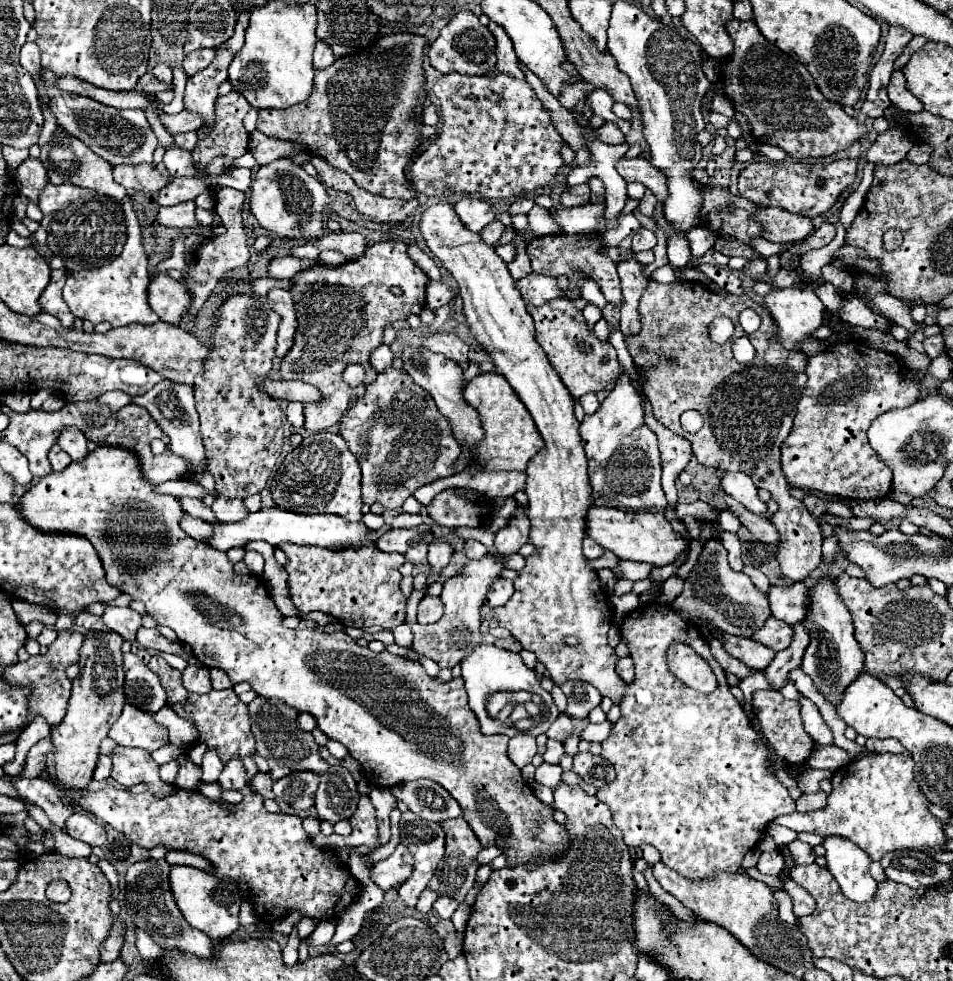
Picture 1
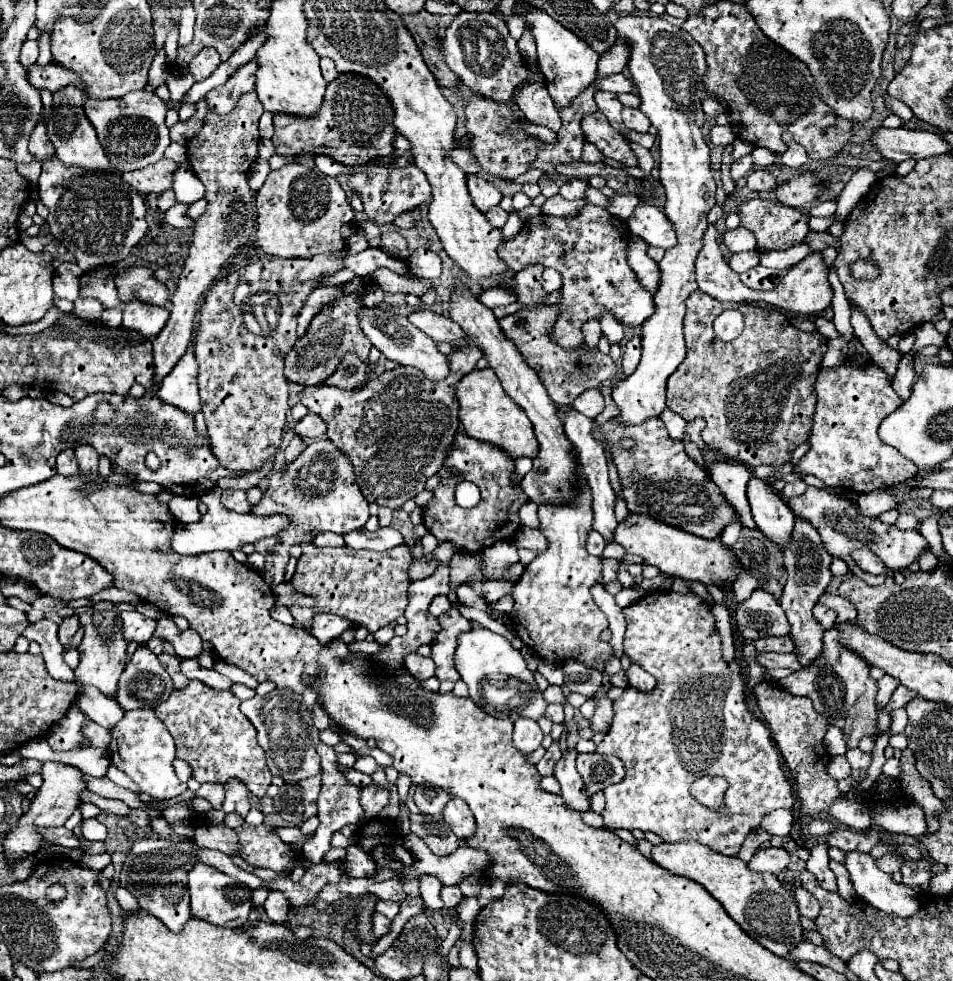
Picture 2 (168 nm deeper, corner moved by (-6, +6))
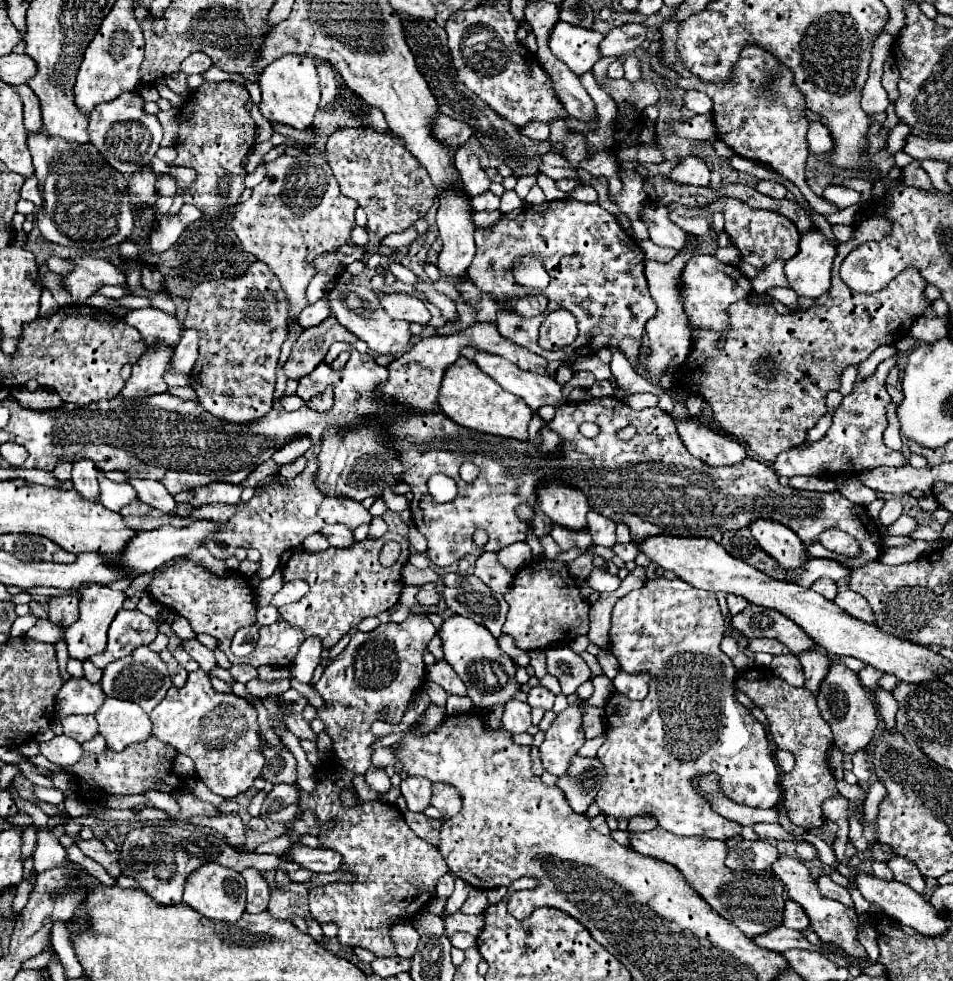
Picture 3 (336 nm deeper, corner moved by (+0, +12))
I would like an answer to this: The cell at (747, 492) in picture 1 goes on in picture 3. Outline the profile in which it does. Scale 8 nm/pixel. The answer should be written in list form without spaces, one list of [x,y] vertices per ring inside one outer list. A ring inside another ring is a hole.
[[[754,519],[750,523],[750,531],[758,545],[768,555],[772,555],[784,569],[798,567],[806,557],[806,547],[798,539],[798,535],[790,527],[774,519]]]

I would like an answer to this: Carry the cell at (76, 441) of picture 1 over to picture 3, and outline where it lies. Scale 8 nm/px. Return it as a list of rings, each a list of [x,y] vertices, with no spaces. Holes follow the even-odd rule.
[[[80,459],[74,463],[72,469],[72,481],[74,481],[74,489],[78,493],[82,493],[86,499],[90,501],[98,501],[100,493],[98,493],[98,481],[96,481],[96,465],[90,459]]]

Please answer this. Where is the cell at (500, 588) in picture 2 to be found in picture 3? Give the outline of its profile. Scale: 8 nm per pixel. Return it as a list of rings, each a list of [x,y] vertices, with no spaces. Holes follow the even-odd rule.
[[[470,575],[464,579],[464,585],[460,589],[444,589],[442,599],[446,601],[448,609],[470,617],[476,623],[484,625],[494,637],[500,637],[502,625],[506,621],[508,605],[502,595],[494,593],[486,583],[482,583],[478,577]]]

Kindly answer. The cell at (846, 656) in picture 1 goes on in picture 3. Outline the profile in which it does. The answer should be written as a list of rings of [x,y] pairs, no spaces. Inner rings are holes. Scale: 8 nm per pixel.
[[[836,657],[830,667],[828,667],[828,673],[826,677],[822,679],[820,683],[820,689],[816,693],[816,699],[818,699],[818,709],[820,709],[820,715],[822,719],[832,727],[832,733],[834,733],[834,745],[844,753],[844,755],[850,755],[858,749],[864,749],[872,737],[874,737],[874,731],[876,731],[876,725],[878,725],[878,713],[876,713],[876,705],[872,703],[868,691],[860,685],[860,679],[858,675],[848,669],[840,657]]]

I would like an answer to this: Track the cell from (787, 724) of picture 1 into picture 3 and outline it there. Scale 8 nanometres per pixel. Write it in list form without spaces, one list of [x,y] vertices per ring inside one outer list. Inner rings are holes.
[[[756,667],[746,669],[736,677],[736,685],[768,717],[768,725],[776,749],[786,749],[796,759],[792,773],[782,777],[782,789],[784,789],[782,801],[788,819],[806,831],[812,827],[820,827],[824,823],[820,805],[824,799],[834,797],[838,789],[836,789],[836,779],[826,763],[828,749],[832,747],[832,729],[820,717],[820,711],[816,707],[816,697],[806,687],[802,689],[792,687],[770,669],[756,669]]]

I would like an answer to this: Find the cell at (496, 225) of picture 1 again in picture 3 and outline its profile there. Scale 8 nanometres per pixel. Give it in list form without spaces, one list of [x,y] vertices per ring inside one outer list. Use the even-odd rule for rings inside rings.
[[[486,191],[472,197],[472,205],[476,211],[496,211],[500,207],[500,197],[496,197],[492,191]]]

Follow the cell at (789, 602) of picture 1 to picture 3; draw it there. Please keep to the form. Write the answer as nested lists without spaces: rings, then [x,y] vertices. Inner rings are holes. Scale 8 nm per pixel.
[[[840,591],[834,599],[836,605],[840,605],[840,609],[844,609],[846,613],[850,613],[852,617],[860,619],[860,621],[866,621],[866,623],[874,623],[874,615],[872,615],[872,609],[868,605],[868,601],[854,593],[854,591]]]

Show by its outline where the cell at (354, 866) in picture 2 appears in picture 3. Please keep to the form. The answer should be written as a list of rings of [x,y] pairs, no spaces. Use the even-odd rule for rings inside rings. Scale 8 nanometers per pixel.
[[[306,845],[290,847],[292,861],[300,863],[304,869],[316,871],[316,873],[332,873],[342,869],[342,855],[332,849],[310,849]]]

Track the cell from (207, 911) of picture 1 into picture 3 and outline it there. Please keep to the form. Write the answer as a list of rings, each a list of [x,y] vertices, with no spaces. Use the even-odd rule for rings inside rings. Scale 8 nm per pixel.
[[[204,863],[196,871],[192,871],[186,879],[184,903],[194,907],[194,911],[204,915],[206,919],[234,923],[244,915],[244,901],[246,901],[244,879],[234,869],[226,869],[226,867],[216,865],[216,863]]]

